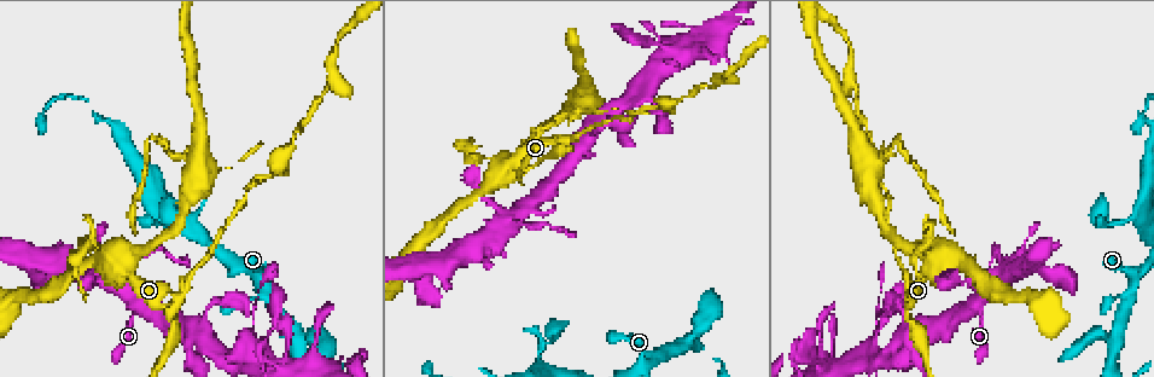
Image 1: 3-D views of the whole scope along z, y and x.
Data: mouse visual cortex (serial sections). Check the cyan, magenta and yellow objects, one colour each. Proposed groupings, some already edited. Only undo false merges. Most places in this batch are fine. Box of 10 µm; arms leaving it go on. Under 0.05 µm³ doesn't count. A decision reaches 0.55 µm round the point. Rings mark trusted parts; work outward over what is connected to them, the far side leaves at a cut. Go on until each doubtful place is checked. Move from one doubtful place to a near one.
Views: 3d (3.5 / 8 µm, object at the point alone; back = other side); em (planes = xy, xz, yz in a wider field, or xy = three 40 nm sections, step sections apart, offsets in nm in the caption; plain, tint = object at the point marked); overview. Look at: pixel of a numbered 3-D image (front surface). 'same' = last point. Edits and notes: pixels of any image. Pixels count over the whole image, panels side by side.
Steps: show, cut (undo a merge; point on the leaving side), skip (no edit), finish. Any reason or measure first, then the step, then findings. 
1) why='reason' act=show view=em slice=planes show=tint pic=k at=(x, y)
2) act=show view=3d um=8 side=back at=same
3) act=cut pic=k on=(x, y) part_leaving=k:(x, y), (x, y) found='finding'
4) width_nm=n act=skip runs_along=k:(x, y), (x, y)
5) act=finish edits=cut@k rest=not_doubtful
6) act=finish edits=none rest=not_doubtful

why='thin neck' act=show view=3d um=3.5 pic=1 at=(578, 112)

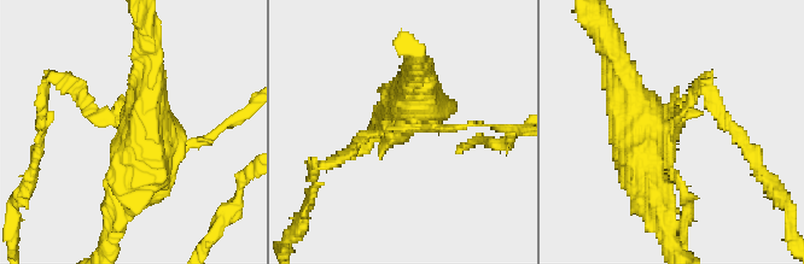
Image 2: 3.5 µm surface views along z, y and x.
why='now the EM' act=show view=em slice=xy step=1 show=tint pic=2 at=(669, 129)

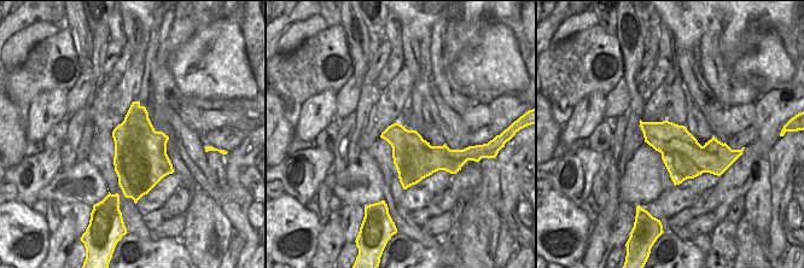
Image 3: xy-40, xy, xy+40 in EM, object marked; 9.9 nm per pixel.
act=skip runs_along=2:(659, 206), (616, 58) found='one cell here'

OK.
why='sharp bend' act=show view=3d um=8 pic=1 at=(897, 137)

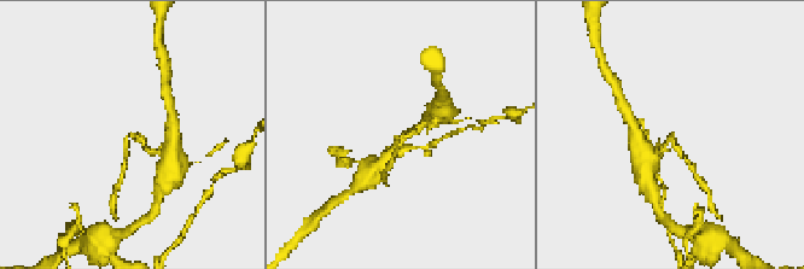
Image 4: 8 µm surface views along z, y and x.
arm_widths_nm=100,150 act=show view=em slice=xy step=2 show=tint at=same

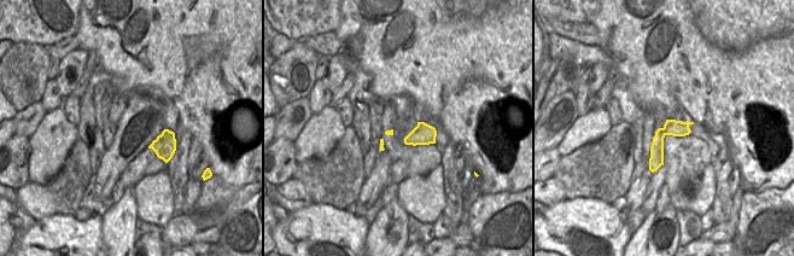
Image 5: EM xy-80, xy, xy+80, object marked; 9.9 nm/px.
act=skip runs_along=4:(429, 124), (396, 138), (396, 151) found='all the same cell'

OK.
why='a narrow waist' act=show view=3d um=3.5 pic=1 at=(1109, 223)

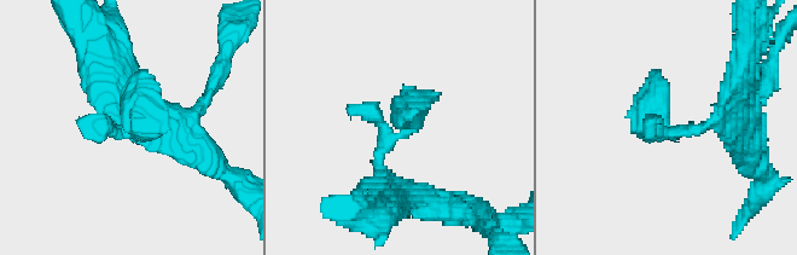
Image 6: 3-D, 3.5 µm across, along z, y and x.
act=show view=em slice=xy step=2 show=tint pic=6 at=(404, 132)

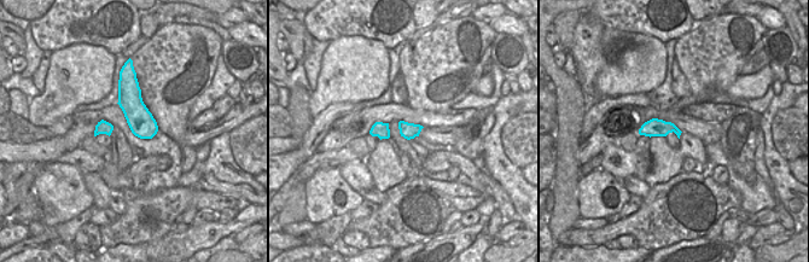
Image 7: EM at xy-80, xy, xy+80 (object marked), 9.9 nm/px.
act=skip runs_along=6:(731, 115), (665, 131), (650, 71) found='all the same cell'

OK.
act=finish edits=none rest=not_doubtful

